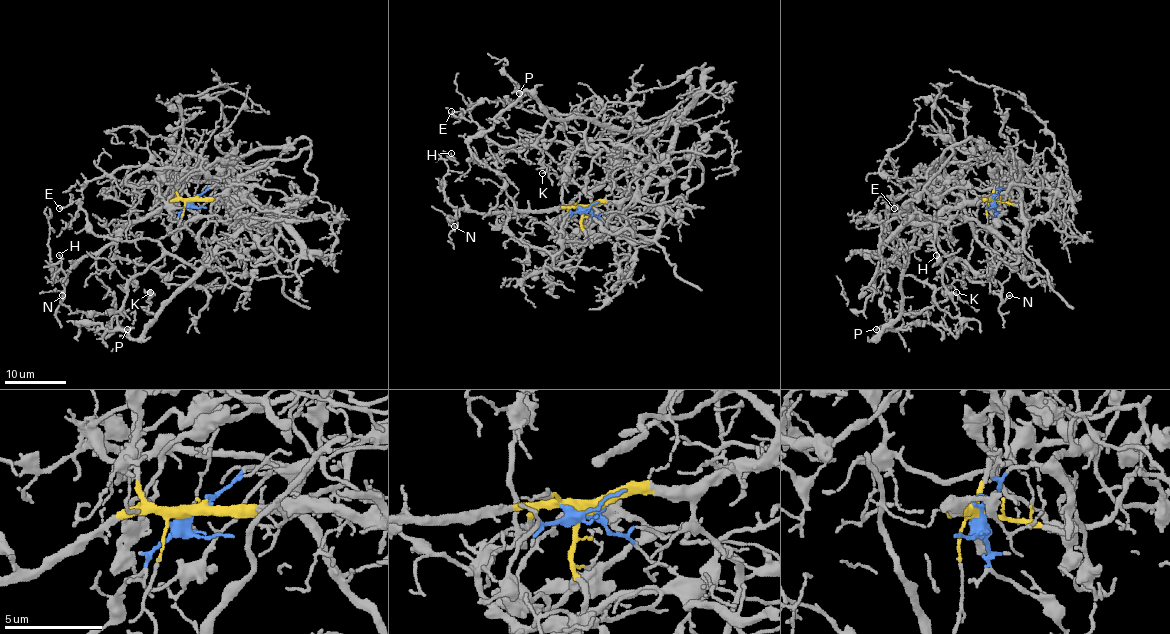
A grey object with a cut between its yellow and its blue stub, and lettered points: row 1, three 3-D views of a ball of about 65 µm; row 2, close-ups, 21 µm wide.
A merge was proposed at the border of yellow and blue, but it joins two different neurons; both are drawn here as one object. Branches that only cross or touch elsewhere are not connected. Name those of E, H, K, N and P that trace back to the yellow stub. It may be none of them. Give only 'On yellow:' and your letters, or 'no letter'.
On yellow: E, H, K, N, P

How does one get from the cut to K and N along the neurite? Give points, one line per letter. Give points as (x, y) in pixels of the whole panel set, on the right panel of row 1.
K: (991, 199), (947, 207), (932, 221), (907, 219), (913, 245), (901, 278), (901, 310), (916, 313), (956, 291)
N: (991, 199), (996, 239), (991, 276), (1002, 288), (1002, 299), (1010, 295)

